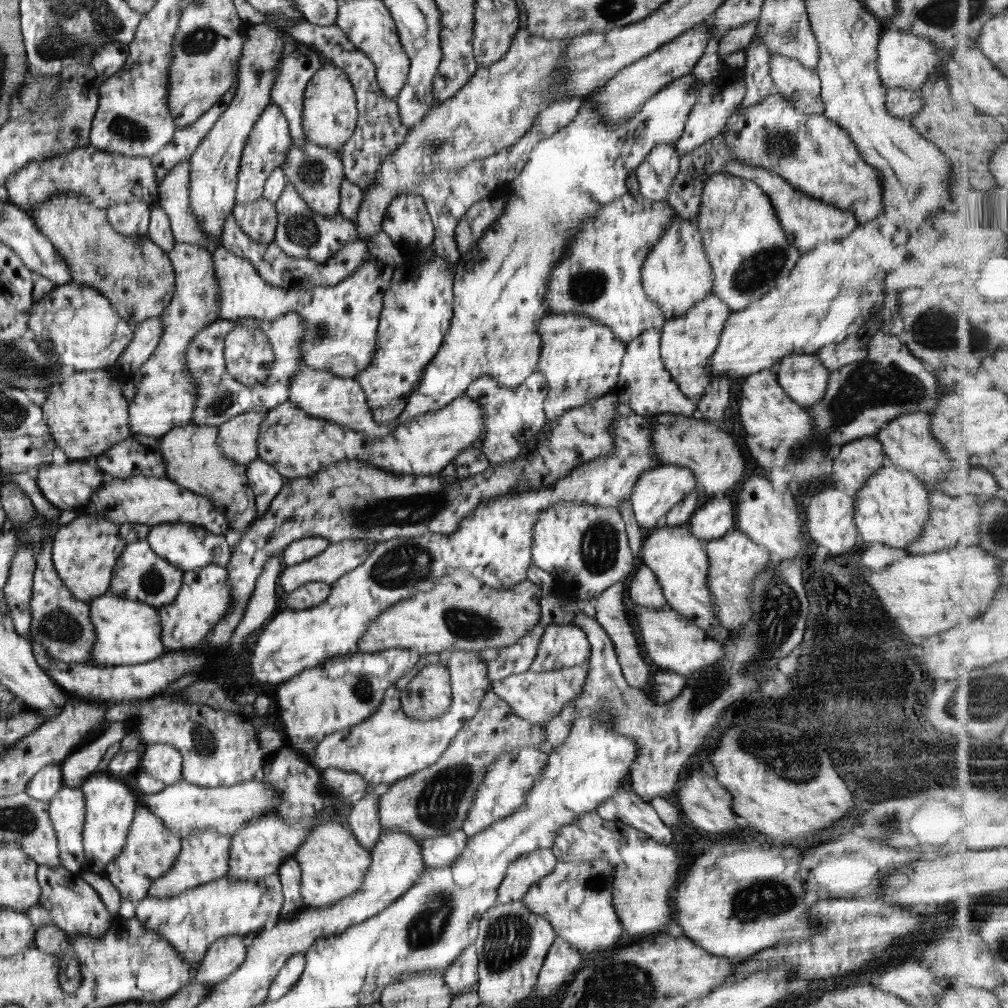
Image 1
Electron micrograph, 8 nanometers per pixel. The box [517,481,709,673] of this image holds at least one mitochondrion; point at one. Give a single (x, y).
(599, 542)

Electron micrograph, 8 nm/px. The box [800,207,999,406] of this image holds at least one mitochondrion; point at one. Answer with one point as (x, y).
(945, 329)

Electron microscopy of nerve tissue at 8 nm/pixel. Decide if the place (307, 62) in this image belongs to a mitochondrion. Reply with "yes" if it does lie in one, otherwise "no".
no

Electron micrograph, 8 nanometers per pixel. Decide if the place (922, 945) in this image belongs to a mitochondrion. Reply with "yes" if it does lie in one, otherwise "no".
no

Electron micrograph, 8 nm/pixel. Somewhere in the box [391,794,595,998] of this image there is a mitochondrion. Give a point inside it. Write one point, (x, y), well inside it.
(507, 940)

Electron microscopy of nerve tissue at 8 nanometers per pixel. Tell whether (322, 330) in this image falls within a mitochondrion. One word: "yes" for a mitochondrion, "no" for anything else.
yes

